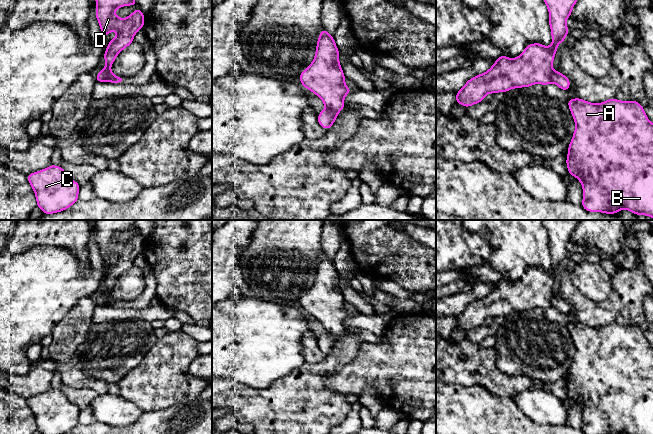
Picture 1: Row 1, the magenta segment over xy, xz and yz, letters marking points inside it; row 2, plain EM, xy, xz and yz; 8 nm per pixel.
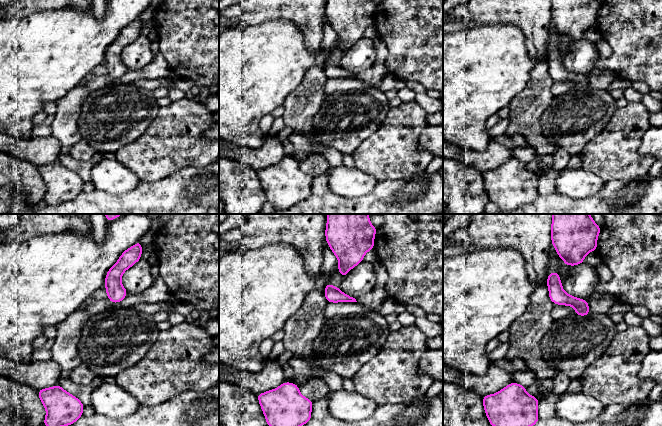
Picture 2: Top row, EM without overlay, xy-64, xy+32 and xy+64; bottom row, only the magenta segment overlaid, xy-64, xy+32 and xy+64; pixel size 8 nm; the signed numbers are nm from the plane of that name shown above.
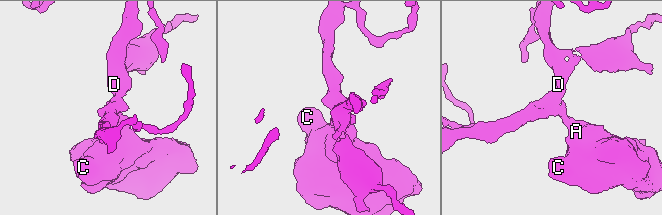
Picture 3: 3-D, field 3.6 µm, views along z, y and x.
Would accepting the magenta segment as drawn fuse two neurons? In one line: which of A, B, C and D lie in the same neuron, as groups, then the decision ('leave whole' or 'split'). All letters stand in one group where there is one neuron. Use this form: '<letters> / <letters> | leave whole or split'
A B C / D | split

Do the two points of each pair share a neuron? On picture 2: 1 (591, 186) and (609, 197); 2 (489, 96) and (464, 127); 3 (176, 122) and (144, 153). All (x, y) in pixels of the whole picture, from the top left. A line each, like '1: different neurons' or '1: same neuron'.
1: different neurons
2: same neuron
3: same neuron

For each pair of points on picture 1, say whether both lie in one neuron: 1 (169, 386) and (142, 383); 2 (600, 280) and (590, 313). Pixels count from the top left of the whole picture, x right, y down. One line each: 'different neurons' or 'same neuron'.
1: same neuron
2: different neurons

